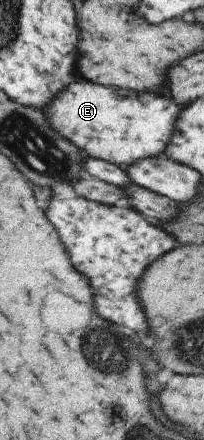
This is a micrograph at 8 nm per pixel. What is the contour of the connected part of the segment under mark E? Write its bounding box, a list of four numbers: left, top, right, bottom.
[42,81,184,169]

